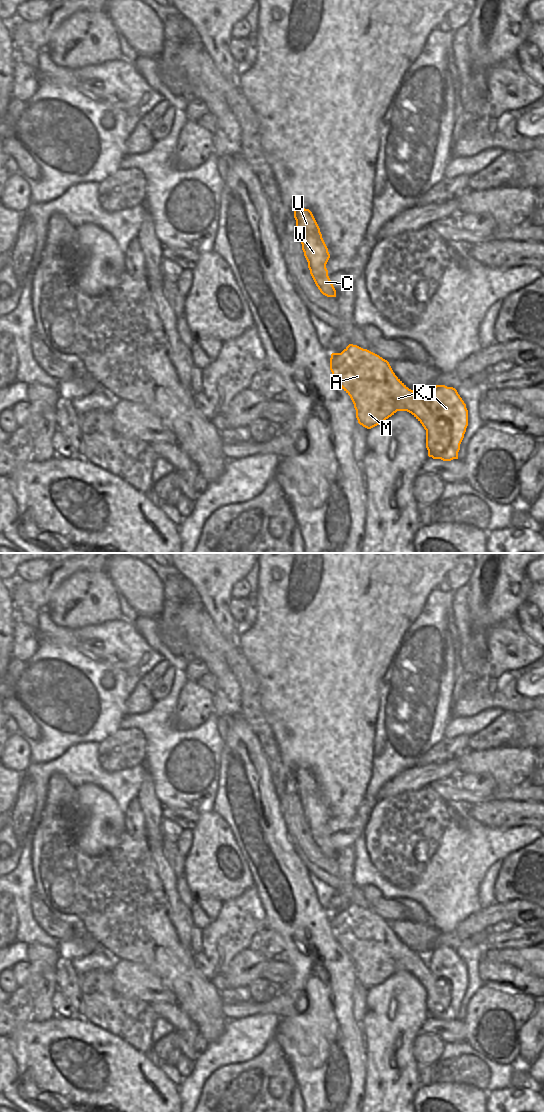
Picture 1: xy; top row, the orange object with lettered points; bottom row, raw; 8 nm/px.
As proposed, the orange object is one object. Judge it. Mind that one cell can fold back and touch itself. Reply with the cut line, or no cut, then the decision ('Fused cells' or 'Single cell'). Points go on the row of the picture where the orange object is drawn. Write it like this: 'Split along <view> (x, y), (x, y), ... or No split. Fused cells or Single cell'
Split along xy (426, 398), (428, 407), (451, 426), (451, 441), (430, 456). Fused cells.

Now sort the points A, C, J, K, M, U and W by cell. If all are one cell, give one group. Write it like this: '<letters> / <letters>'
A C K M U W / J

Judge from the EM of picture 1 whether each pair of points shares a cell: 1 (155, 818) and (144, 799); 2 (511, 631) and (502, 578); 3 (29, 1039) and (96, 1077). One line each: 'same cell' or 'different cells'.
1: same cell
2: different cells
3: same cell

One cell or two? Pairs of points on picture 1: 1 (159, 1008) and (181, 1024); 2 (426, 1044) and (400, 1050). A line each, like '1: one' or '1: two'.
1: one
2: two

